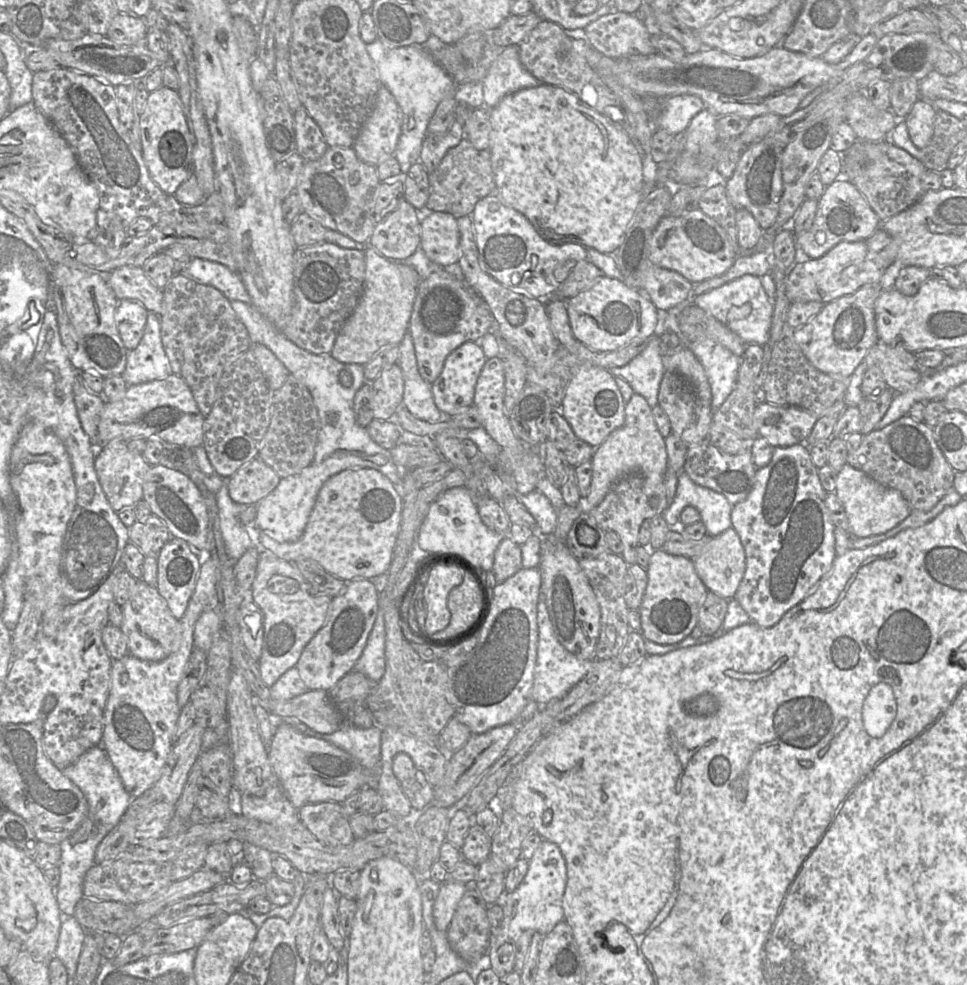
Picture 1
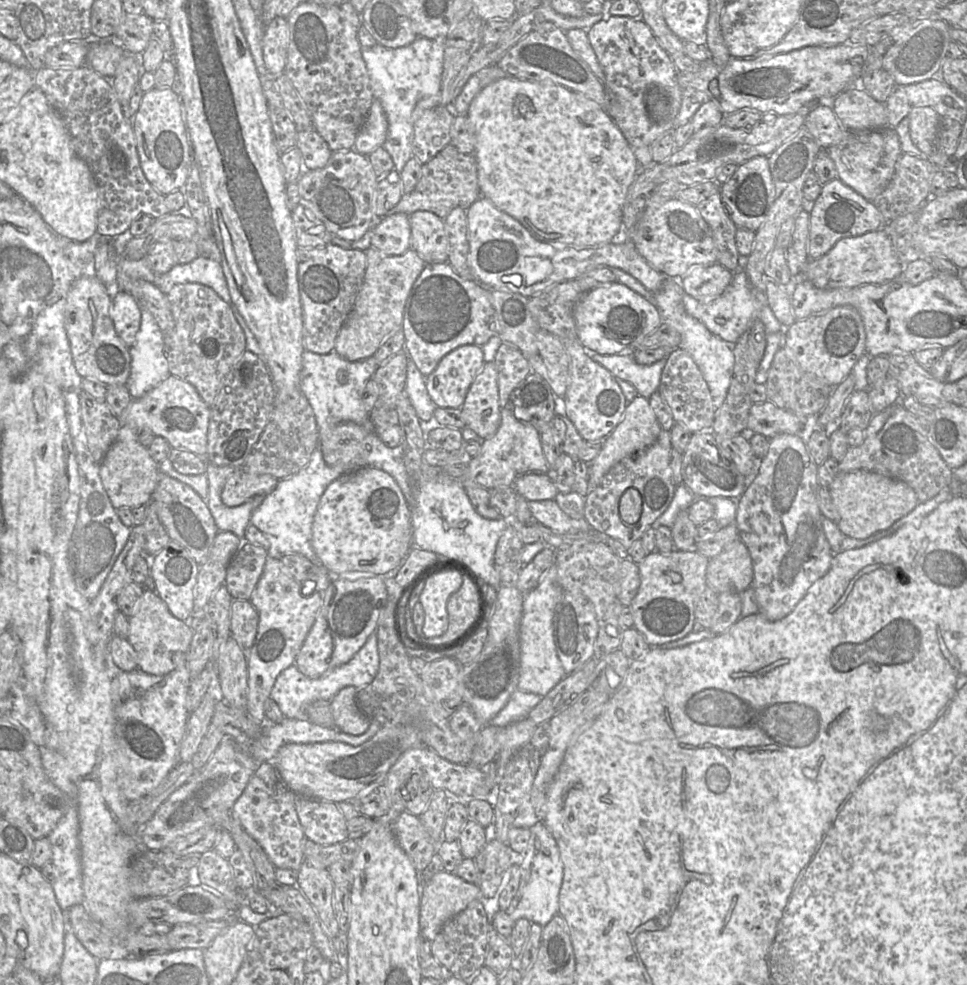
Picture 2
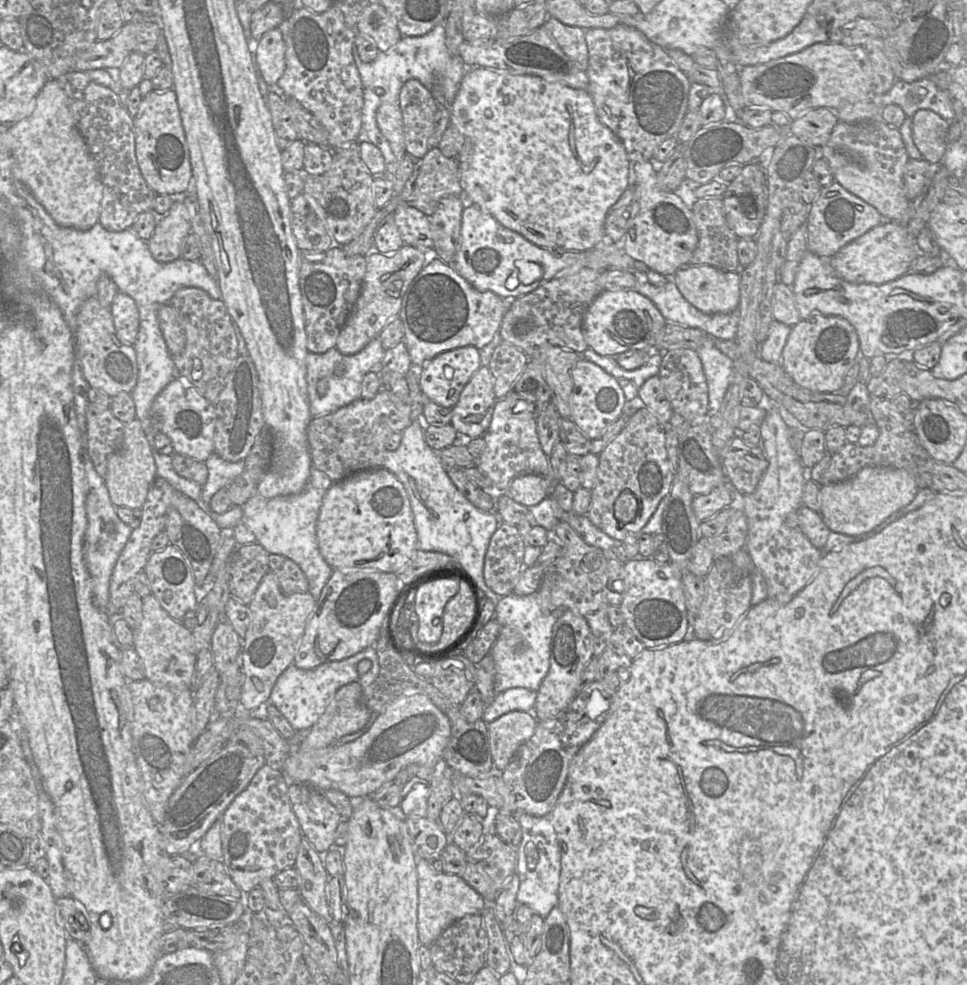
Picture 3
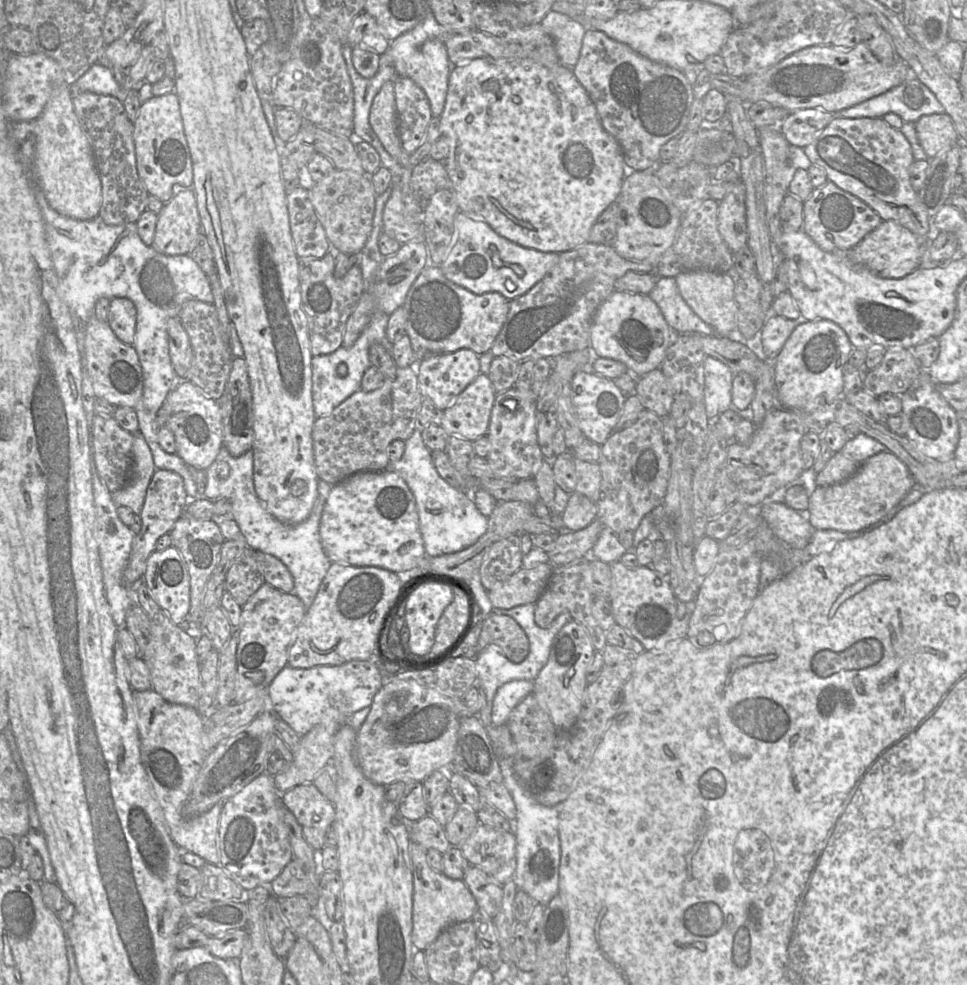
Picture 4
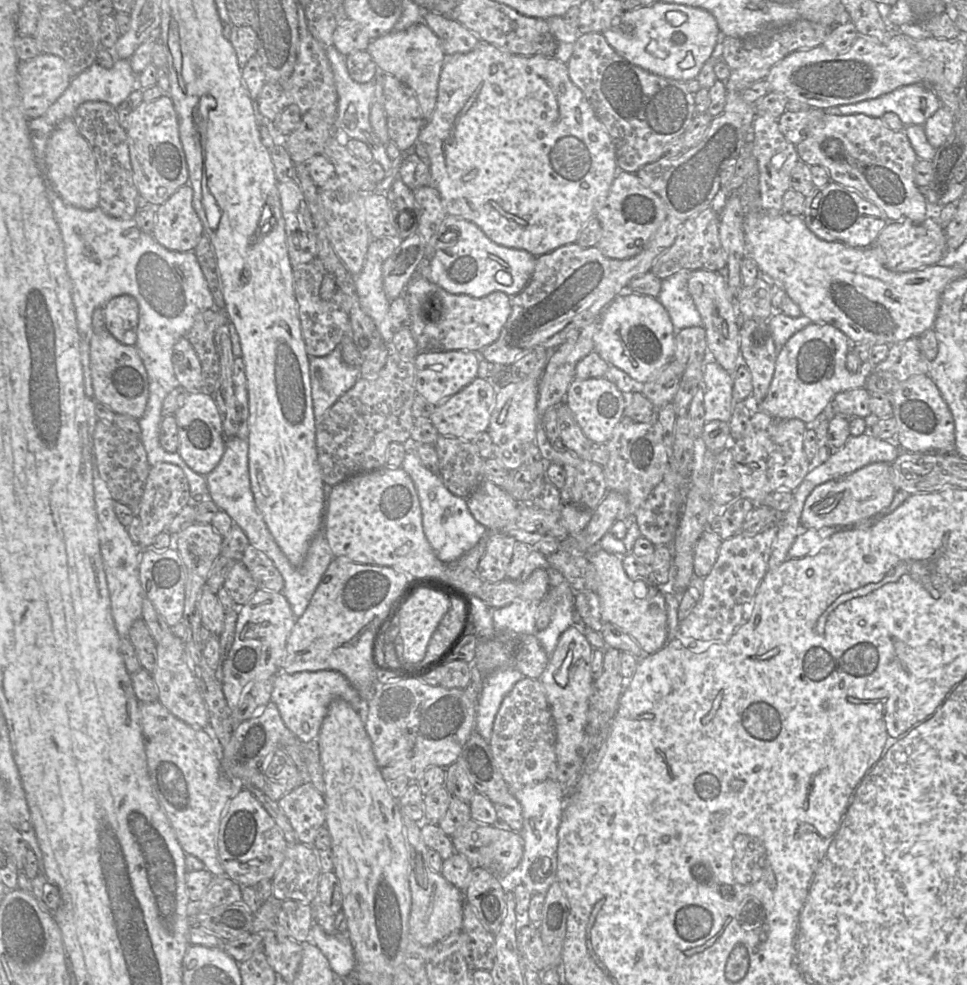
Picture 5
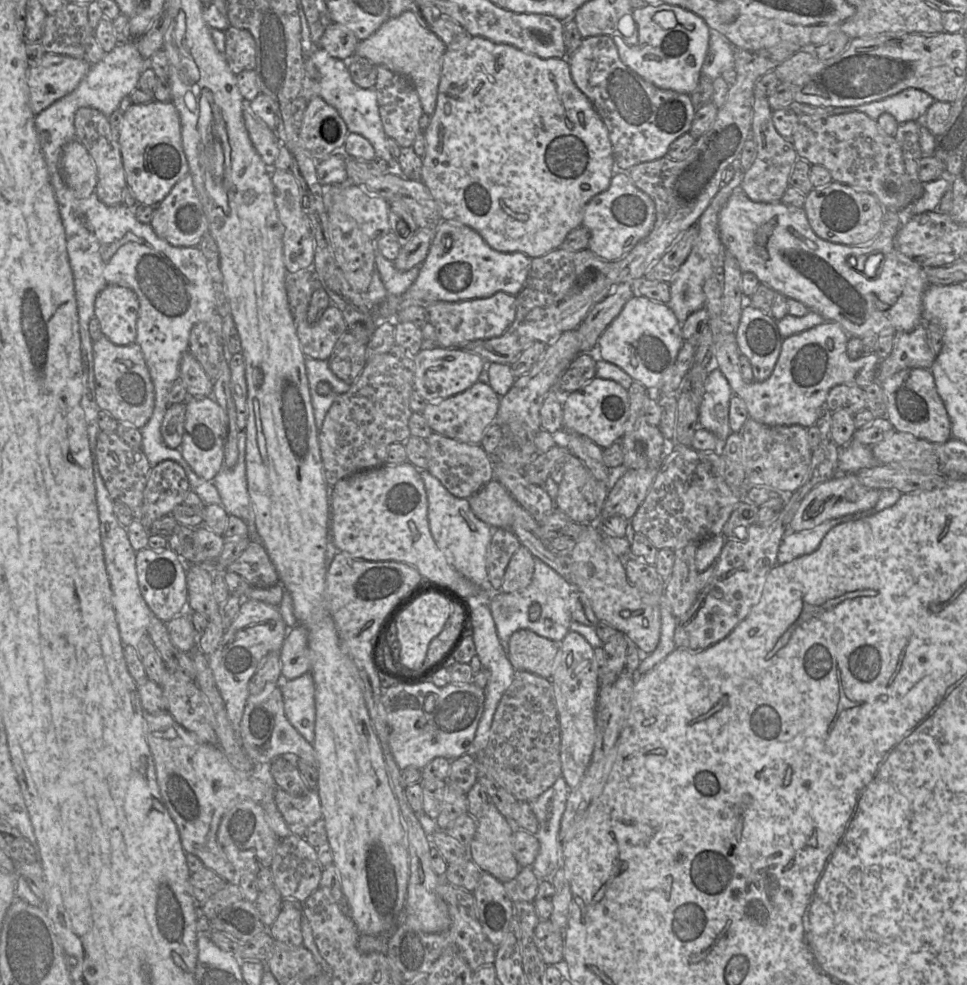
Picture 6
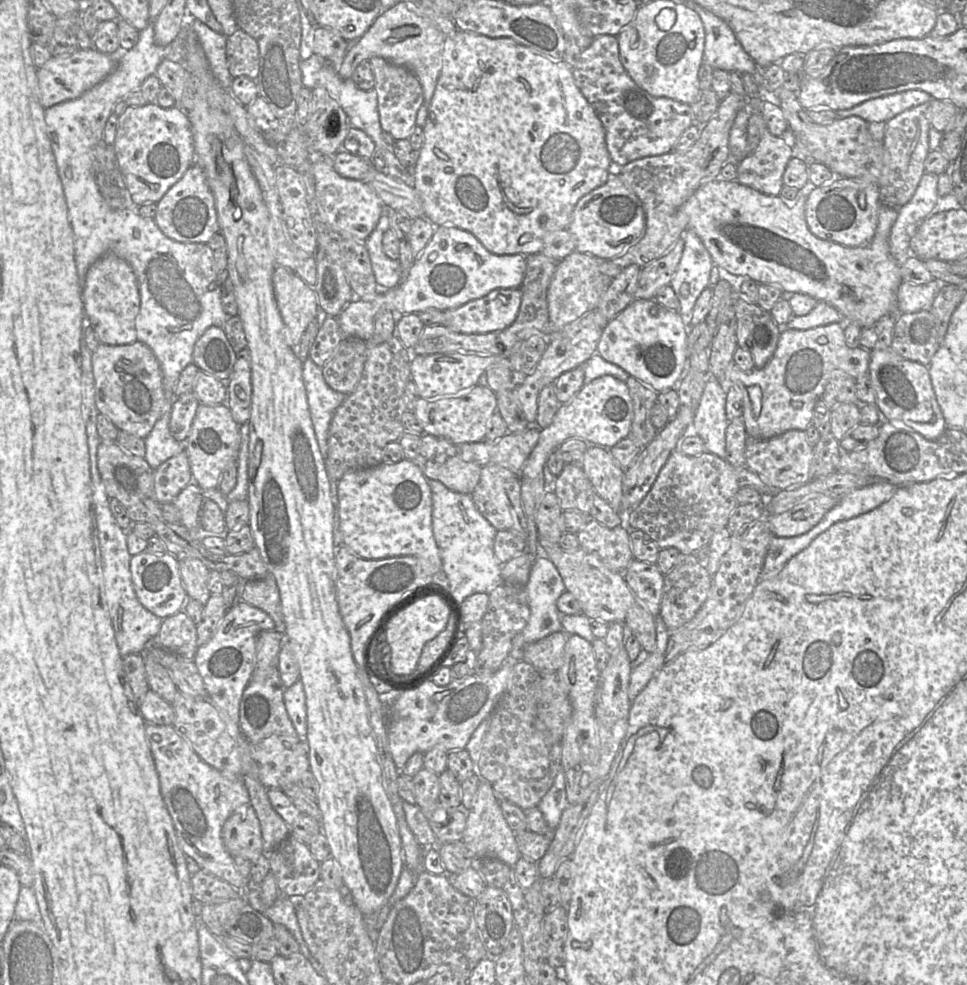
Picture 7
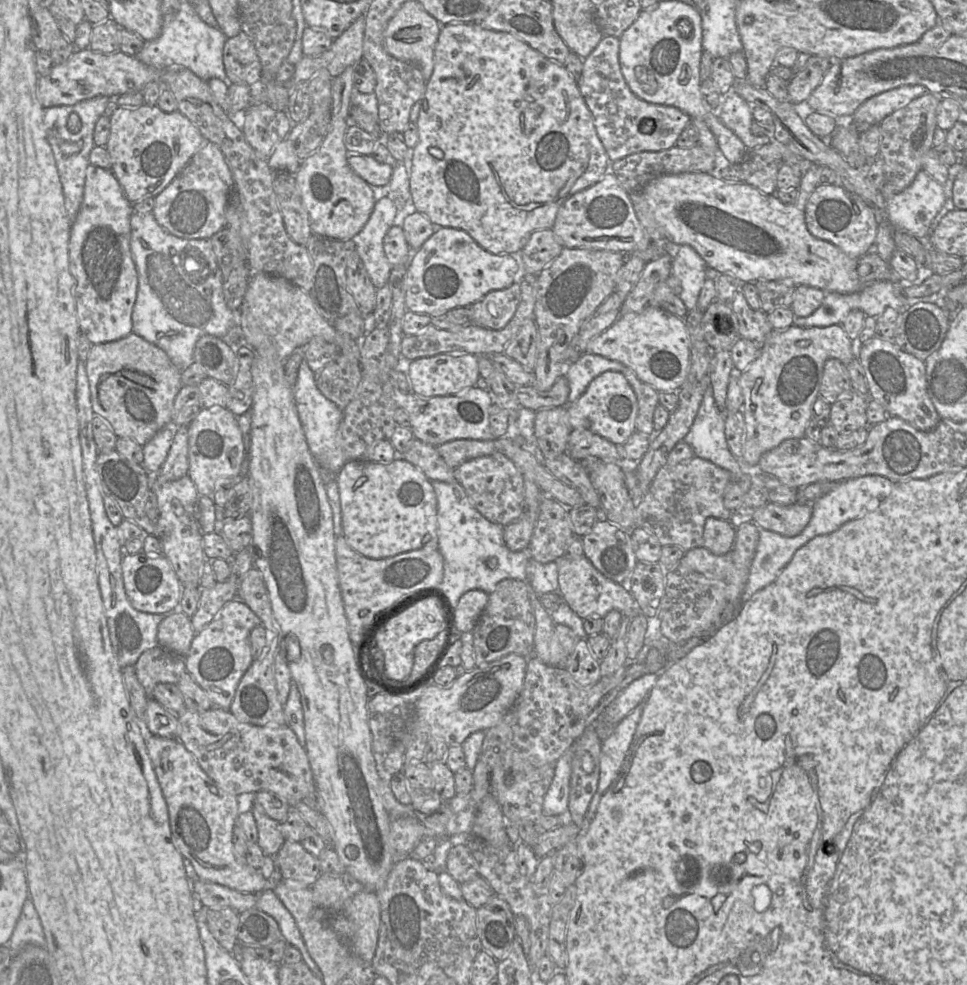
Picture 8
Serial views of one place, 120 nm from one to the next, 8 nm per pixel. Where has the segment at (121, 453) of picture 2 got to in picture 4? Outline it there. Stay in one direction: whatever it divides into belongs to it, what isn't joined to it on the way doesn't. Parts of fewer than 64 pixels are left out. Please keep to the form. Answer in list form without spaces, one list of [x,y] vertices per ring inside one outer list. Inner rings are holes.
[[[140,432],[133,434],[132,465],[127,483],[112,493],[117,506],[126,506],[134,514],[141,513],[146,491],[156,470],[152,452]]]

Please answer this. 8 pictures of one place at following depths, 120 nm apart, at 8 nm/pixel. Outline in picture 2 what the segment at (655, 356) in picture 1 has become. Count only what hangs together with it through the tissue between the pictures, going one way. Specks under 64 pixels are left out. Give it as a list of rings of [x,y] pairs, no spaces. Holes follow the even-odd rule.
[[[583,346],[584,353],[593,361],[606,368],[616,379],[620,378],[634,386],[639,396],[646,399],[658,391],[666,358],[650,365],[635,362],[633,353],[601,355]]]

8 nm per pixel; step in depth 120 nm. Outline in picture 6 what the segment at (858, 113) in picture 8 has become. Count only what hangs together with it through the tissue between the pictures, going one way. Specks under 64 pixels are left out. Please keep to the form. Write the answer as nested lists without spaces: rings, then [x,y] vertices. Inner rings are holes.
[[[907,88],[878,101],[858,106],[834,107],[828,113],[829,115],[837,115],[863,112],[873,120],[877,120],[883,113],[889,113],[894,116],[898,124],[902,124],[907,121],[921,121],[934,101],[934,98],[925,91]]]

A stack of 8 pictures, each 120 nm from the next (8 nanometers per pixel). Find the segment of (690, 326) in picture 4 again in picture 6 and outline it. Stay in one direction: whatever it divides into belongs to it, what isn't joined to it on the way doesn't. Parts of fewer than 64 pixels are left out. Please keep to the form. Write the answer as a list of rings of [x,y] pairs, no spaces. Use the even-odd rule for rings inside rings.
[[[740,158],[736,159],[731,166],[735,171],[732,180],[728,184],[721,186],[710,205],[698,219],[696,223],[698,236],[694,241],[691,252],[669,282],[670,300],[666,305],[673,311],[680,324],[683,324],[691,313],[705,307],[704,282],[714,274],[718,266],[723,267],[725,248],[719,234],[719,213],[735,189],[741,185],[744,175]]]

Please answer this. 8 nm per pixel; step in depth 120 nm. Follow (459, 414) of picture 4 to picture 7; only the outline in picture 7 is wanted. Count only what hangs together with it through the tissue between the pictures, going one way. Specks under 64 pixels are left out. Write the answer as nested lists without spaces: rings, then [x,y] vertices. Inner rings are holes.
[[[477,384],[463,393],[448,394],[435,400],[427,400],[419,397],[415,401],[414,406],[412,406],[412,410],[407,411],[412,411],[415,414],[423,428],[423,432],[426,434],[445,438],[455,445],[476,443],[483,441],[485,438],[487,425],[492,415],[497,411],[497,399],[495,392],[493,392],[488,386],[483,387]]]

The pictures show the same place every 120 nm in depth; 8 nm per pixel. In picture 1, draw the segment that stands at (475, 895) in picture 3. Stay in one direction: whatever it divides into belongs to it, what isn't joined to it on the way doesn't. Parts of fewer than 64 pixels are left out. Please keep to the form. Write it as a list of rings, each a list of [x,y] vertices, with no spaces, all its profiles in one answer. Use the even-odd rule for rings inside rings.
[[[449,879],[441,884],[433,905],[433,920],[438,930],[446,931],[449,927],[457,905],[467,890],[467,886]]]

